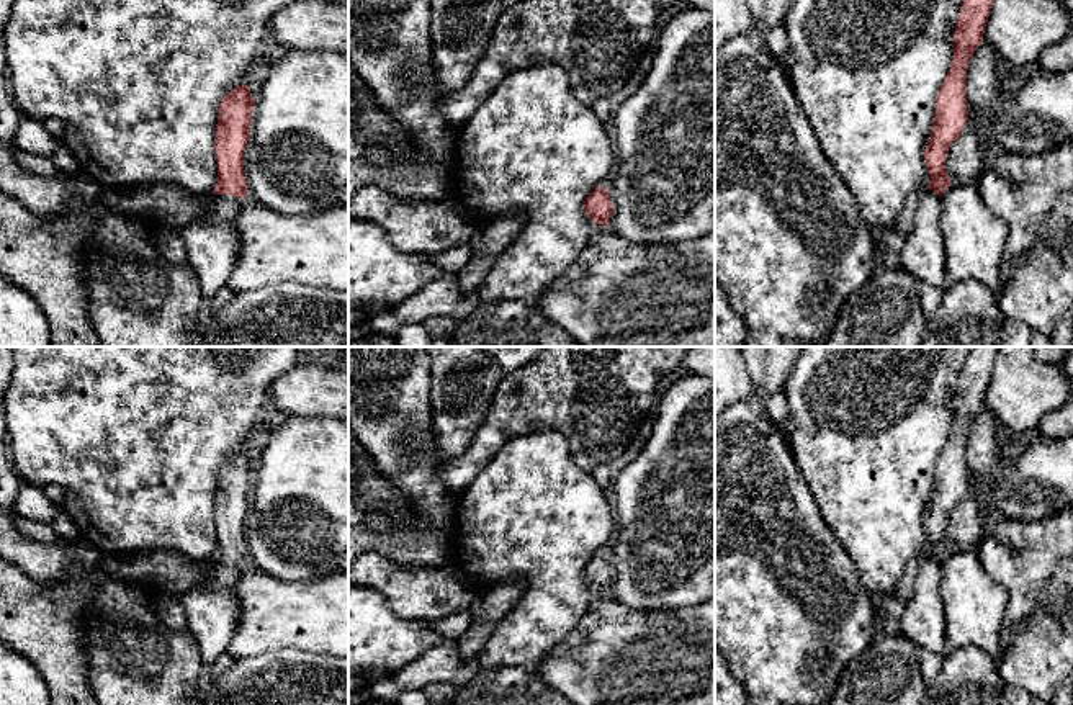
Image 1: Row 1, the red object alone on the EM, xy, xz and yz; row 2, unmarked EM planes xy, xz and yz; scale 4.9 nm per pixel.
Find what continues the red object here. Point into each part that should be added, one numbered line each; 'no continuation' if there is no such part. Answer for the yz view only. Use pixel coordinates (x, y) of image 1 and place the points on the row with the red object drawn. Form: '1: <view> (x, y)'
1: yz (923, 257)

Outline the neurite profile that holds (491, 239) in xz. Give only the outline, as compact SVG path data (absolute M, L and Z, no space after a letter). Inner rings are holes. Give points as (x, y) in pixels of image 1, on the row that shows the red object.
M522 214L502 216L476 227L469 240L469 260L456 273L463 293L476 291L497 257L519 236L525 218Z

